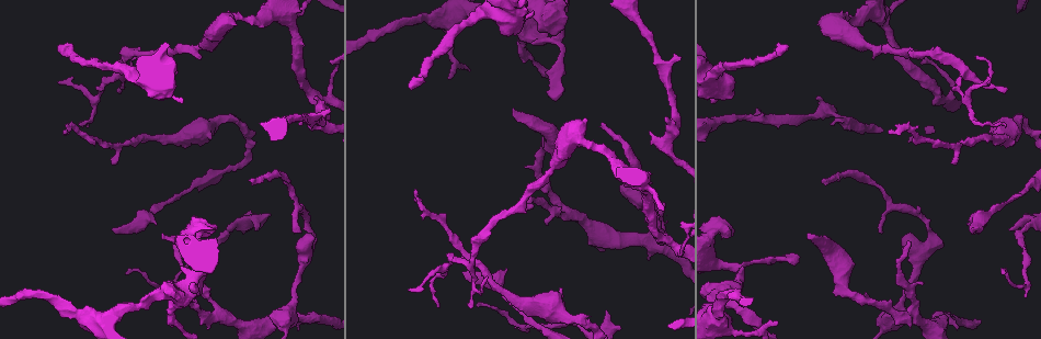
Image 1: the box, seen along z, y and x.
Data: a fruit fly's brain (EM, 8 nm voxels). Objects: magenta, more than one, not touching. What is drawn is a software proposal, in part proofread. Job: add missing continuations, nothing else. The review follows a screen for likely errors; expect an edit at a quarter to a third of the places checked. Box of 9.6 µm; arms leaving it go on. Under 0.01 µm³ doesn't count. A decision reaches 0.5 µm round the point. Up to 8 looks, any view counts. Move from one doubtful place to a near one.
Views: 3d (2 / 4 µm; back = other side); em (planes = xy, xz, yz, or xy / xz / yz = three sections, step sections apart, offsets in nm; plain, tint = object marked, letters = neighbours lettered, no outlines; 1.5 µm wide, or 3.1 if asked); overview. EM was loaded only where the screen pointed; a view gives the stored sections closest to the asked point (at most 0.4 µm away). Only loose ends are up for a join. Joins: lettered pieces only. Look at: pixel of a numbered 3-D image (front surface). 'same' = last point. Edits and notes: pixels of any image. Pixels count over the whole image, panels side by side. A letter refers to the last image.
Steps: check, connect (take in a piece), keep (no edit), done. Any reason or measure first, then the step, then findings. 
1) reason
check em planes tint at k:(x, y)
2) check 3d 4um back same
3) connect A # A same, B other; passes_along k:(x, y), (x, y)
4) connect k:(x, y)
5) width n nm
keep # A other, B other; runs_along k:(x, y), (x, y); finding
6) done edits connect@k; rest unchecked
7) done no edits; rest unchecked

an open end
check em planes letters at 1:(316, 96)

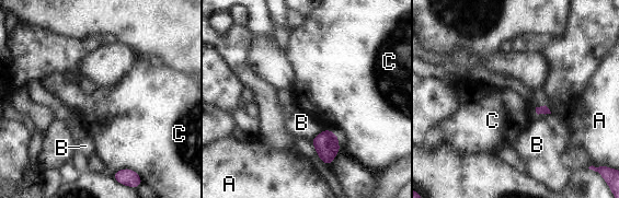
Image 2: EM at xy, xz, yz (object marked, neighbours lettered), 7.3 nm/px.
keep # A other, B other, C other; border 2:(327, 127), (339, 137); no lettered piece goes on from it

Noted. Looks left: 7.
an open end
check 3d 2um at 1:(776, 320)

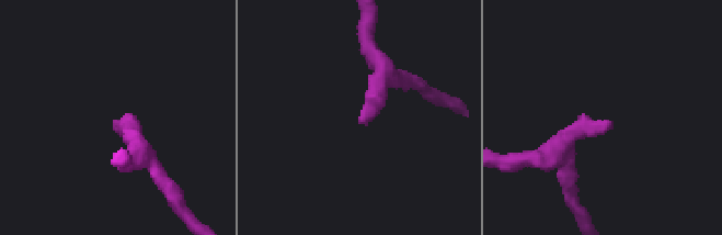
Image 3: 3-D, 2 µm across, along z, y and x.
check em planes tint at 3:(358, 119)

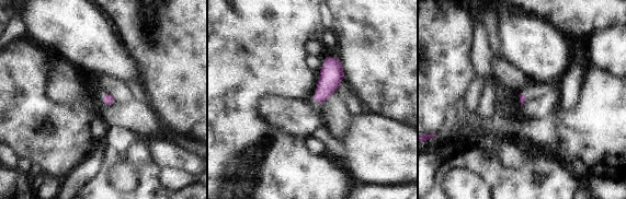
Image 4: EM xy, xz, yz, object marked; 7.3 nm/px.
what lies round it
check em planes letters same

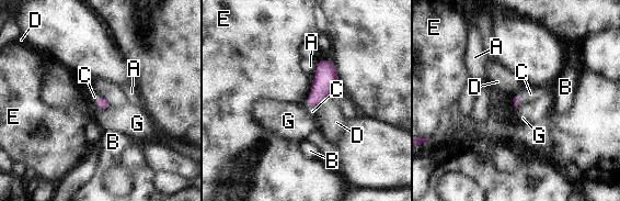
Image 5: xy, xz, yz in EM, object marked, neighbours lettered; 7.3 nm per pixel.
longest_contact E 180 nm
connect C # A other, B other, C same, D other, E other, G other; passes_along 5:(325, 78), (310, 107), (312, 111); the neuron continues

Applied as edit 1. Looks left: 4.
redraw
check overview

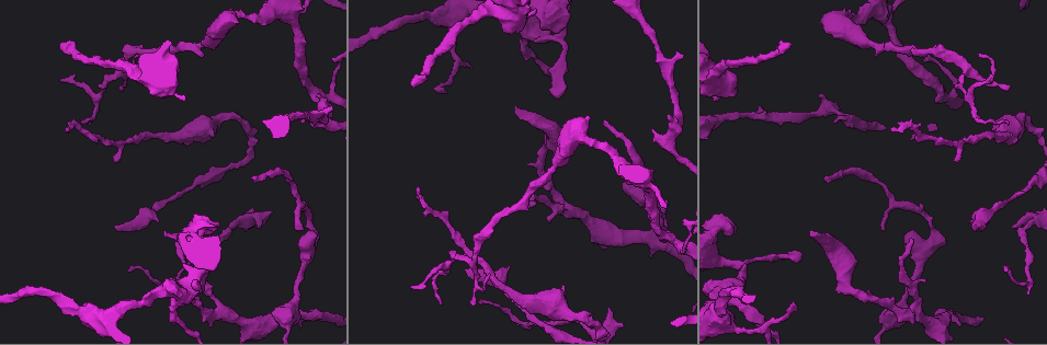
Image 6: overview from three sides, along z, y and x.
thin end
check 3d 4um at 6:(464, 253)

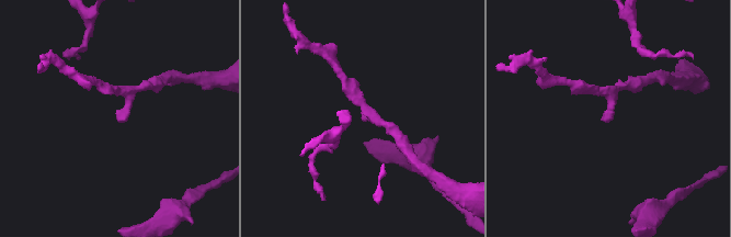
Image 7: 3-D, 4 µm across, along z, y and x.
arm_widths 170, 170 nm; need the tissue
check em planes letters at 7:(607, 120)

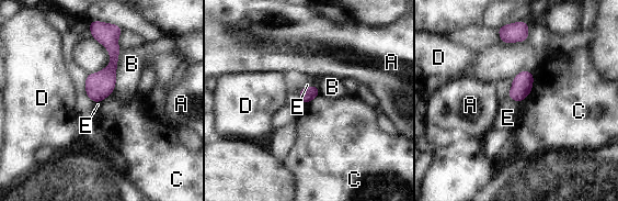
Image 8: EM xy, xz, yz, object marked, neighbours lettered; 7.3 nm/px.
keep # A other, B other, C other, D other, E other; border 8:(534, 74), (533, 89), (521, 103); none of them fits

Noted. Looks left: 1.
done edits connect@5; rest unchecked

